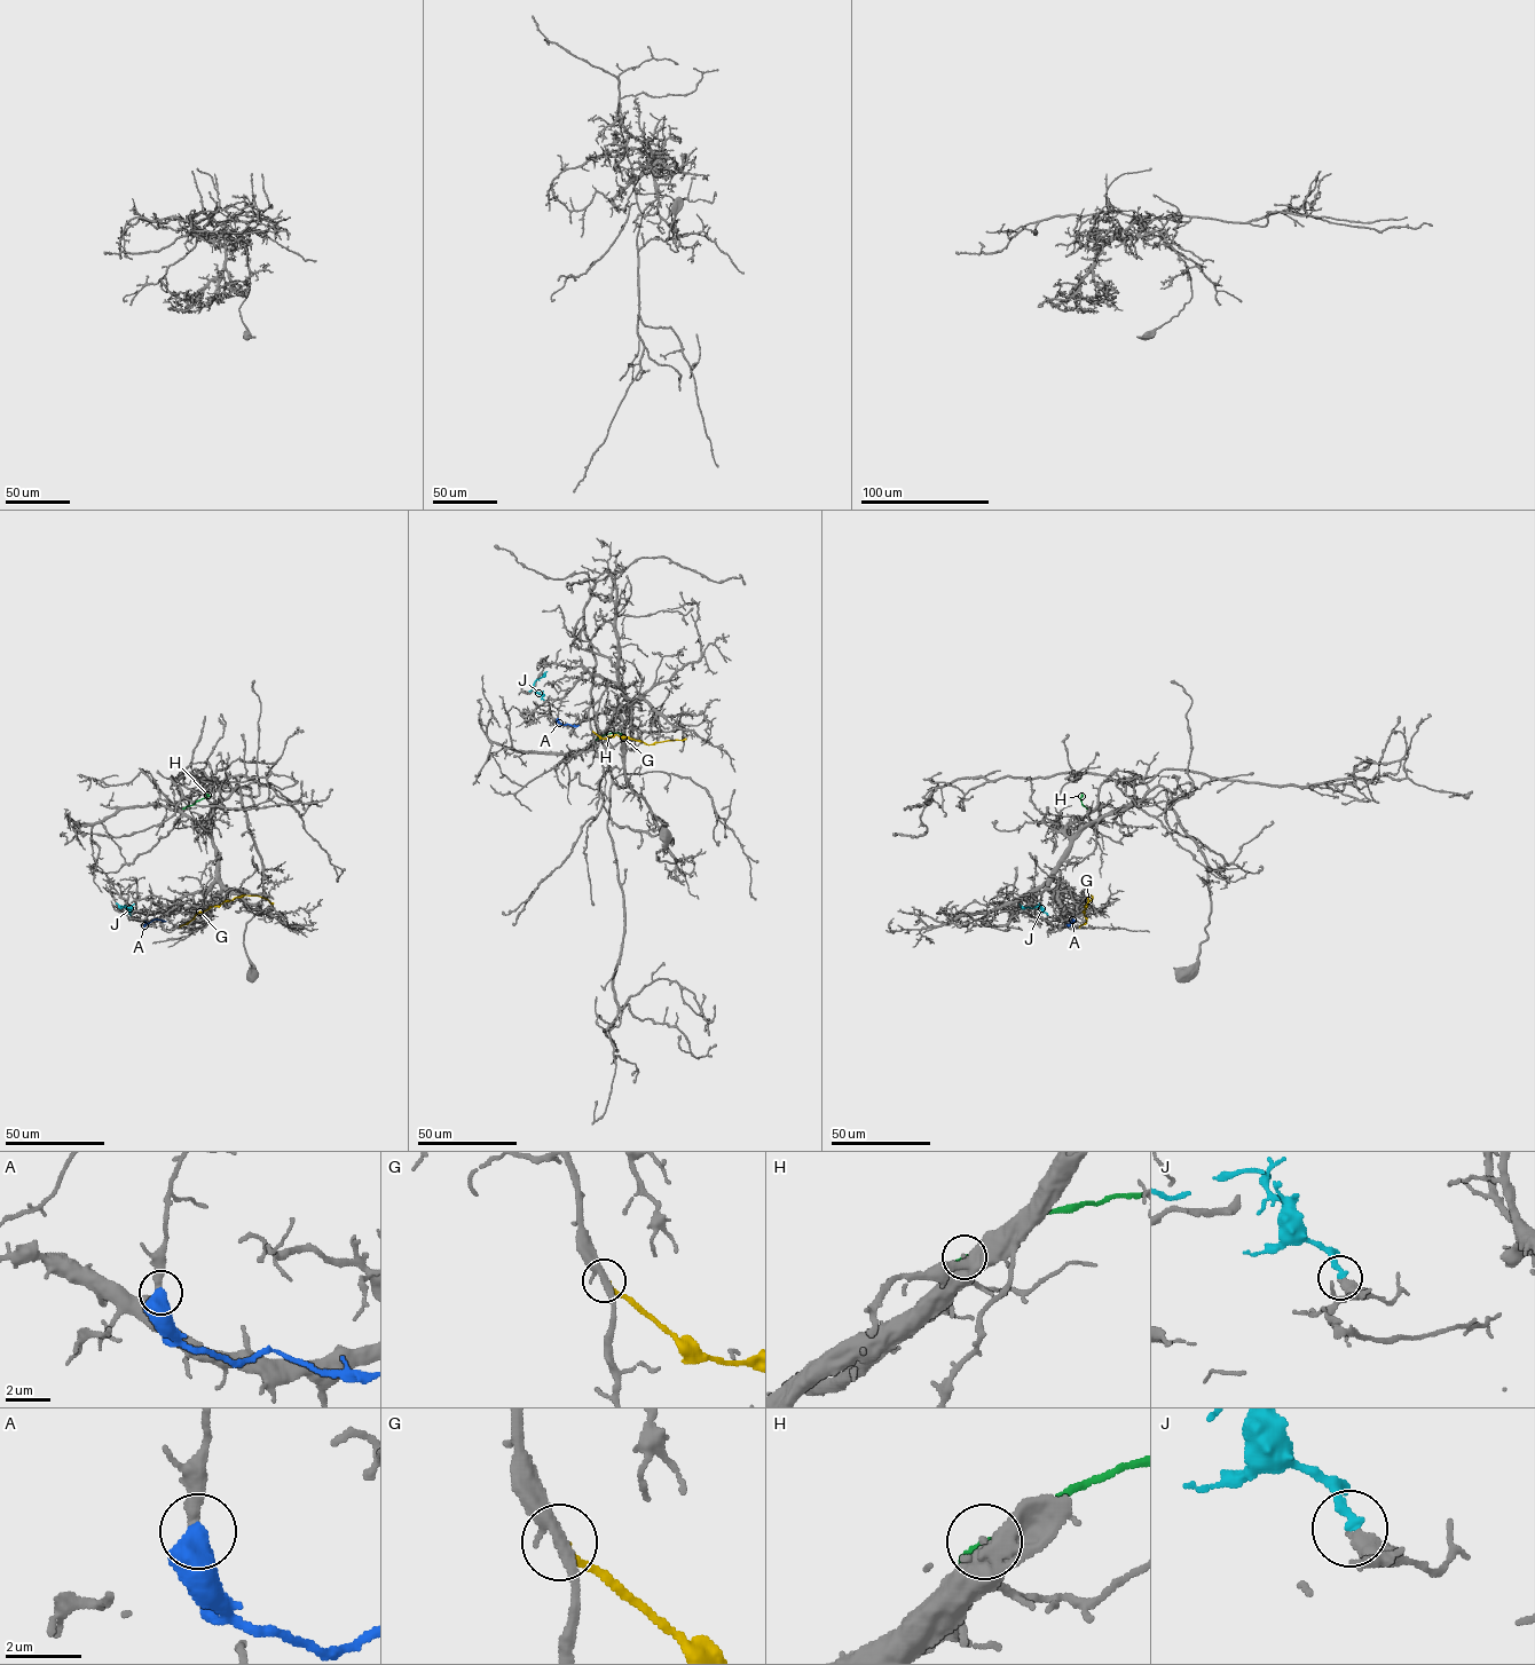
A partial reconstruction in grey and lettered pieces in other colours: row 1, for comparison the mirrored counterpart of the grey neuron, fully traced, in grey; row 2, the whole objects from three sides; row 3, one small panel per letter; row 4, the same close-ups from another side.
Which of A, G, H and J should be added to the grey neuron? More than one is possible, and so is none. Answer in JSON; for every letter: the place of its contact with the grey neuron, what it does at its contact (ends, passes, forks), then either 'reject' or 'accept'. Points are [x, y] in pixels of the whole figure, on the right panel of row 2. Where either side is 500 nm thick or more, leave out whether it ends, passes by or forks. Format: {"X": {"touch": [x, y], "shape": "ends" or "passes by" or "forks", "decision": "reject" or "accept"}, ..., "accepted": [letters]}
{"A": {"touch": [1067, 924], "decision": "reject"}, "G": {"touch": [1079, 926], "shape": "ends", "decision": "reject"}, "H": {"touch": [1086, 809], "shape": "ends", "decision": "reject"}, "J": {"touch": [1047, 915], "shape": "ends", "decision": "reject"}, "accepted": []}

